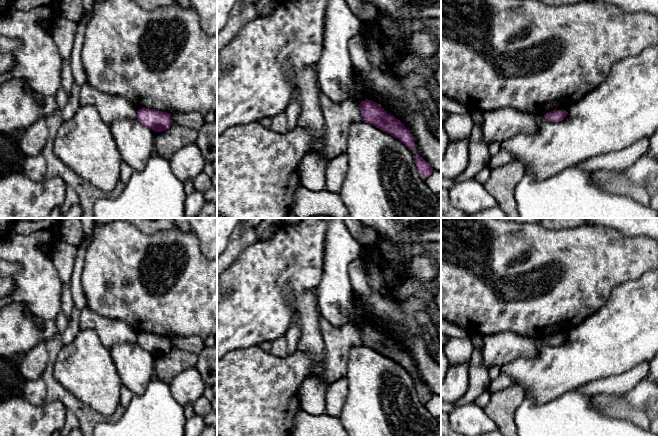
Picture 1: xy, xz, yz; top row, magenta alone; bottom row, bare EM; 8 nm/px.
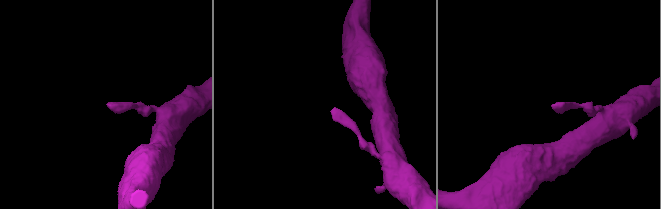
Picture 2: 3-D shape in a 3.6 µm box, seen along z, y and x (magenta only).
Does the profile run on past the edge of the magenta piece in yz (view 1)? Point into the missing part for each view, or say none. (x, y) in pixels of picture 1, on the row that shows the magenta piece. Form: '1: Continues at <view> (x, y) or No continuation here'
1: No continuation here

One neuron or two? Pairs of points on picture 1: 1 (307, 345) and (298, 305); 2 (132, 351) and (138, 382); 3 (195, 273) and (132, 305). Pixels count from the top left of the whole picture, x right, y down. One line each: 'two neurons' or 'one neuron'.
1: one neuron
2: one neuron
3: one neuron

